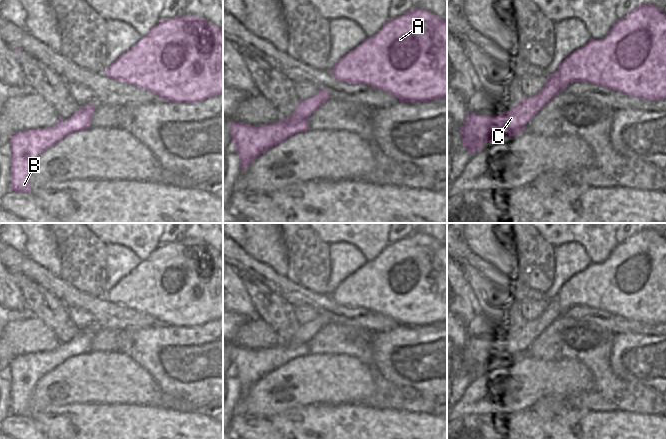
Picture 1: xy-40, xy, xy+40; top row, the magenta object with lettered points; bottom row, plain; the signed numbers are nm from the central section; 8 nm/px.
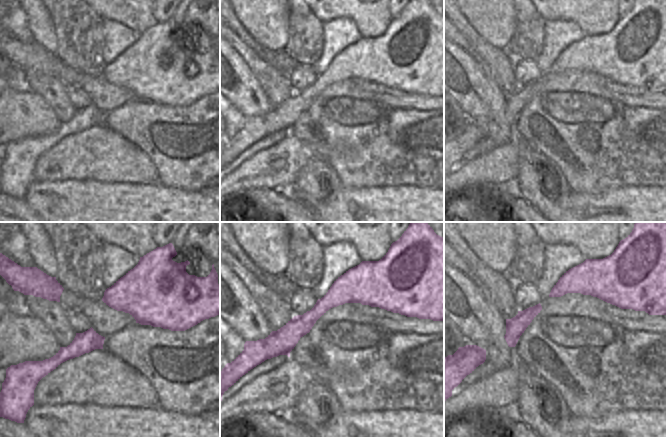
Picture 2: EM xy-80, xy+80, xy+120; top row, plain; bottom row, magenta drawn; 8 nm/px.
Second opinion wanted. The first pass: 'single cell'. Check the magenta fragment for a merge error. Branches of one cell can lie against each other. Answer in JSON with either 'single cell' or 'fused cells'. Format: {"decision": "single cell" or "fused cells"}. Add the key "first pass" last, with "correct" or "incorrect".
{"decision": "fused cells", "first pass": "incorrect"}

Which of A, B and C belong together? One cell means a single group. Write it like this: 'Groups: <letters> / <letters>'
Groups: A / B C.

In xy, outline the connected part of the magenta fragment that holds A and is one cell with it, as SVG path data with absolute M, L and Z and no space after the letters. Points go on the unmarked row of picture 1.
M414 232L402 240L385 246L372 261L345 278L331 295L340 306L366 308L388 316L399 326L428 326L447 321L447 244L426 235Z

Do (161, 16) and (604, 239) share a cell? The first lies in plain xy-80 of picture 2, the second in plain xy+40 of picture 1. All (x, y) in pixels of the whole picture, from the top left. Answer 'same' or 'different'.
different

